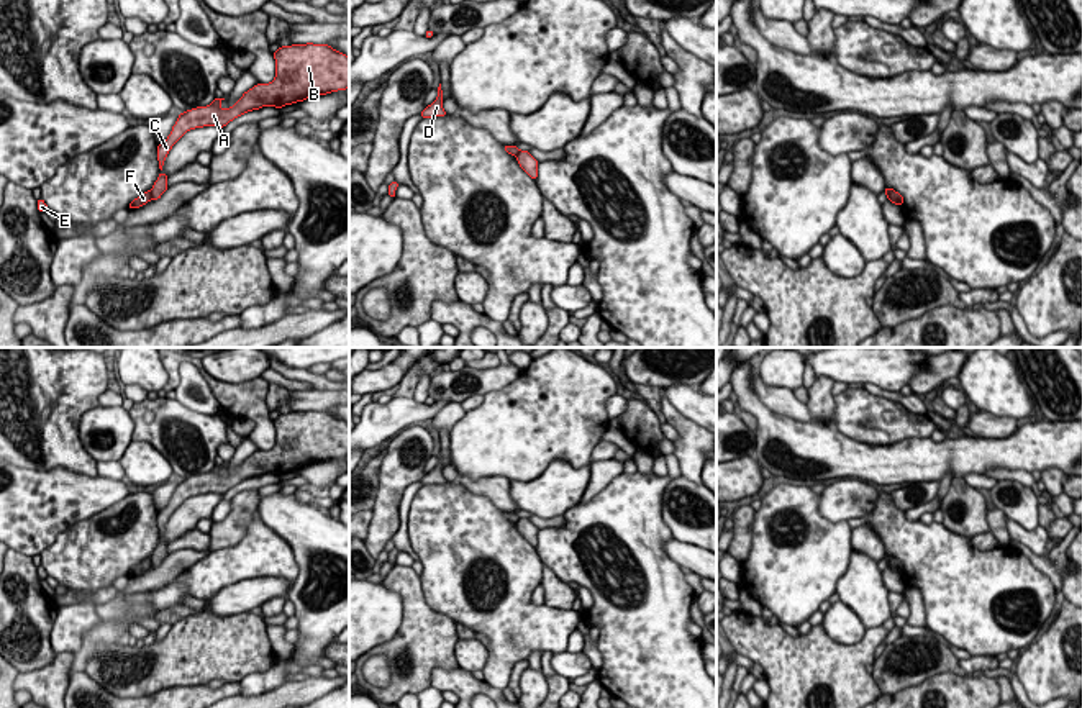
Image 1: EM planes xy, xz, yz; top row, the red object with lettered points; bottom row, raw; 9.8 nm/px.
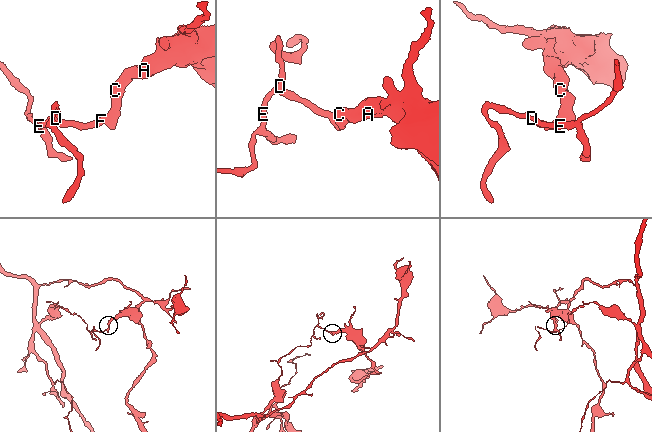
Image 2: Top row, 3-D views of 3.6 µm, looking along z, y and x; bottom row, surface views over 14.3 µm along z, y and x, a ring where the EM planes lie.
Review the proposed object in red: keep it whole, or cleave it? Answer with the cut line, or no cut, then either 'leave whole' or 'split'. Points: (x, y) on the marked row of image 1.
xy (150, 190), (151, 199) | split

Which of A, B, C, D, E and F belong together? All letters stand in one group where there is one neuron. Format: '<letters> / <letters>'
A B C / D E F

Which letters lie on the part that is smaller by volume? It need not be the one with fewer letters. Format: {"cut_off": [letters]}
{"cut_off": ["D", "E", "F"]}

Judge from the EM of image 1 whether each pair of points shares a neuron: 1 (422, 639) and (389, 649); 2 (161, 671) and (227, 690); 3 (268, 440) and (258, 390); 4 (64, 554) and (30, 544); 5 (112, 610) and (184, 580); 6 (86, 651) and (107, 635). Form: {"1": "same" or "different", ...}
{"1": "same", "2": "different", "3": "same", "4": "different", "5": "different", "6": "same"}

